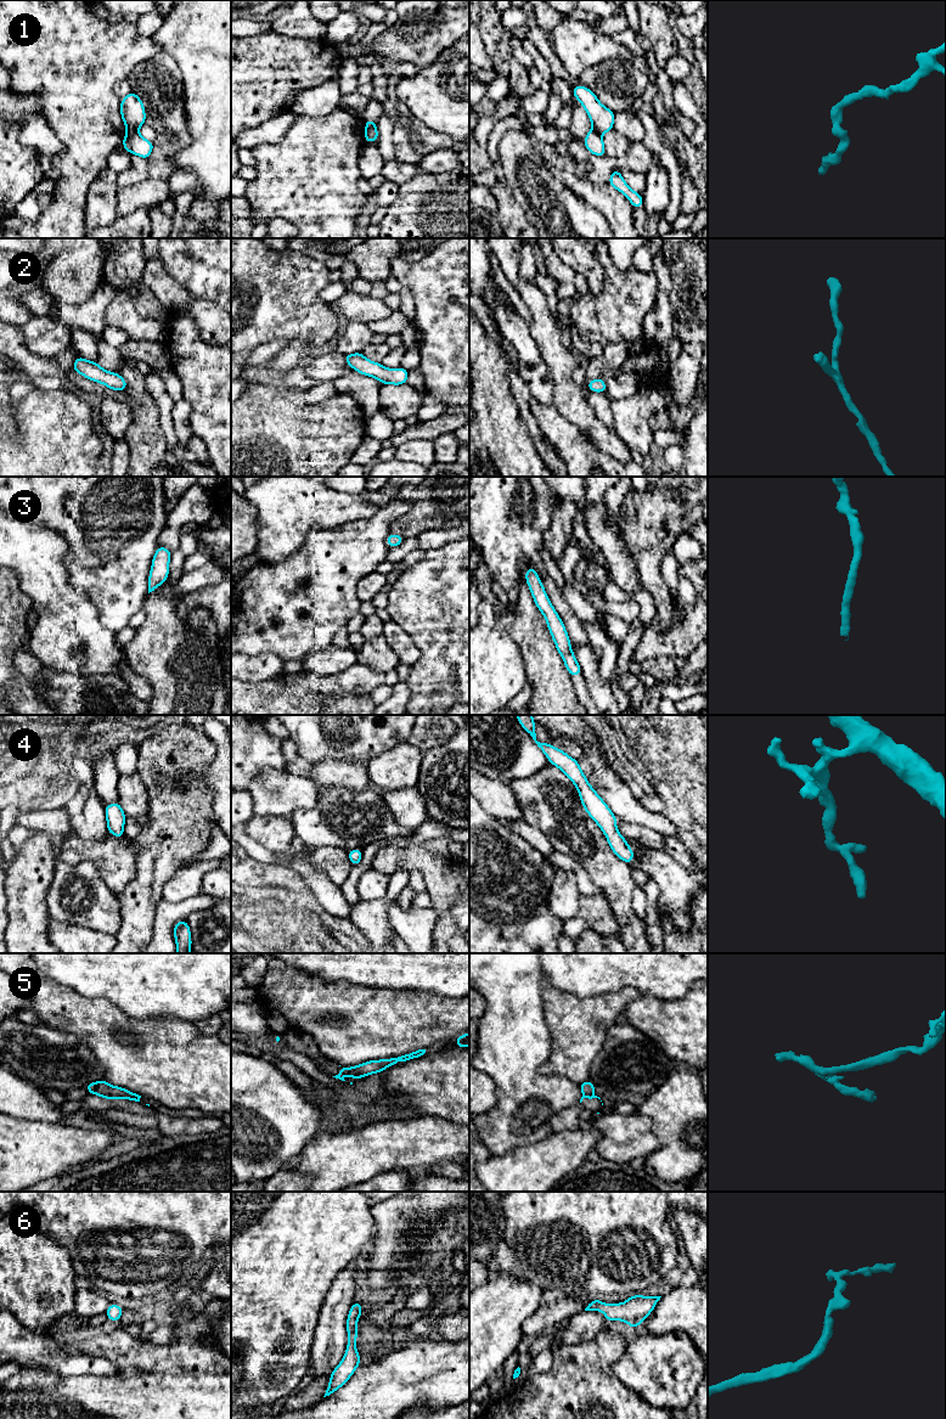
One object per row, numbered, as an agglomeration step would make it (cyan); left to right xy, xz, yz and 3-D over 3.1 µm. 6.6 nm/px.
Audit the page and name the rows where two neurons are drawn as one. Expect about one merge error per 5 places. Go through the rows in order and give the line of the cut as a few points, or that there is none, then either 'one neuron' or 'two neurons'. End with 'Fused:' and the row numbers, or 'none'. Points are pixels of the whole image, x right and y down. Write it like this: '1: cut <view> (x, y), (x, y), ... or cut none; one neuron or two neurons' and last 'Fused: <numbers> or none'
1: cut xy (128, 129), (136, 130); two neurons
2: cut none; one neuron
3: cut none; one neuron
4: cut none; one neuron
5: cut xz (347, 1068), (360, 1076); two neurons
6: cut none; one neuron
Fused: 1, 5

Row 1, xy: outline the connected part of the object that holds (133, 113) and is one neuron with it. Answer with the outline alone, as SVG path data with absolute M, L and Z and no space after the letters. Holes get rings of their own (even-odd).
M134 91L122 98L120 116L128 130L139 130L146 123L145 106Z

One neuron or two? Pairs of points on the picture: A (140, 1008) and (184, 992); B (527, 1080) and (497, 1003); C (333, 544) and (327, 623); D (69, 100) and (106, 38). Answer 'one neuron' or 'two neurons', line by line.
A: one neuron
B: one neuron
C: one neuron
D: one neuron

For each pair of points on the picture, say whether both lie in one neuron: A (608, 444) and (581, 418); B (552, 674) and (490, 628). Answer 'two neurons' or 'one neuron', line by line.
A: one neuron
B: two neurons

